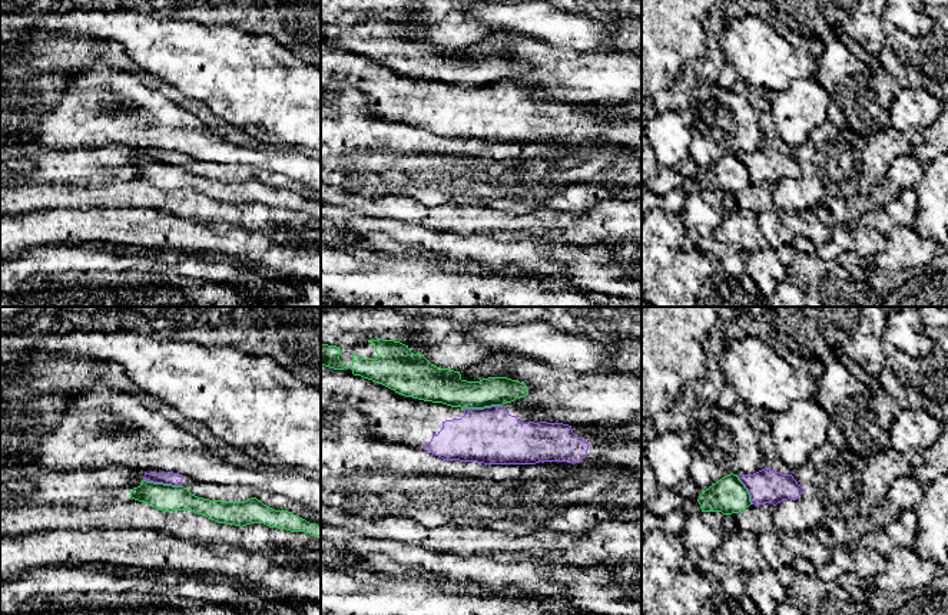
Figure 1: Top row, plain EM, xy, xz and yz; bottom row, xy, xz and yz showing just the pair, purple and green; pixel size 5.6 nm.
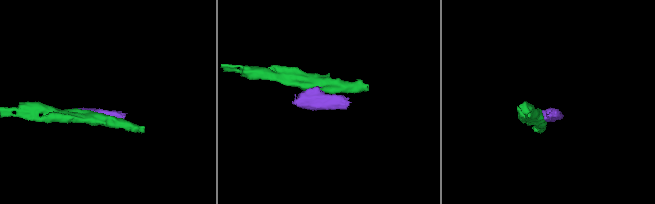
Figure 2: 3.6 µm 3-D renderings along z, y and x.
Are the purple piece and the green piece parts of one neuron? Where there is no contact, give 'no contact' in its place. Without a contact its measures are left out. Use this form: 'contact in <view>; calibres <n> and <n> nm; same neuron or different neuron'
contact in xy; calibres 70 and 150 nm; different neuron

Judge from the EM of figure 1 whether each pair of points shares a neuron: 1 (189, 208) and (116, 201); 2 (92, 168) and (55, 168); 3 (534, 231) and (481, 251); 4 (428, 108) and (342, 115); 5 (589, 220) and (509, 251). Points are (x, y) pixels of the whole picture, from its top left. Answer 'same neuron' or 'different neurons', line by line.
1: same neuron
2: same neuron
3: different neurons
4: different neurons
5: different neurons

